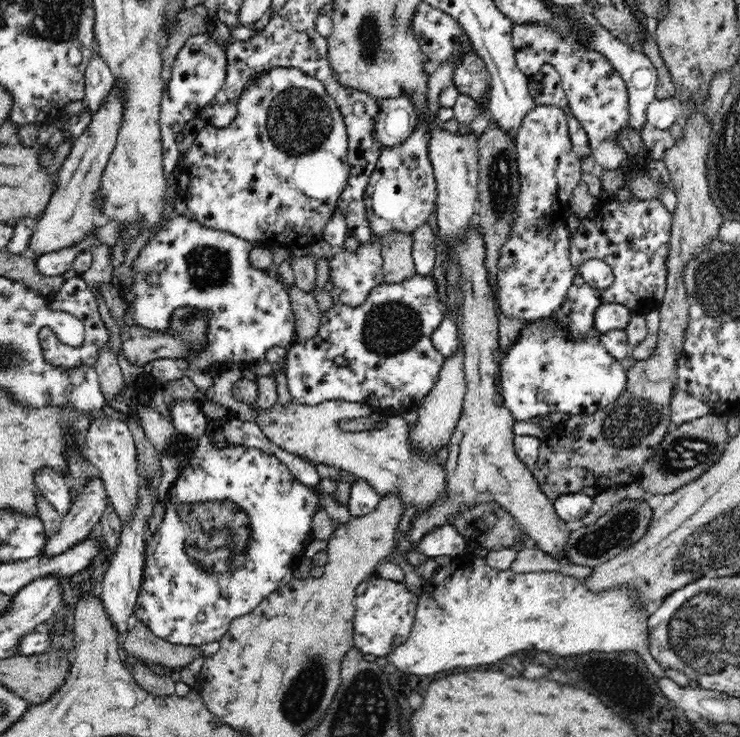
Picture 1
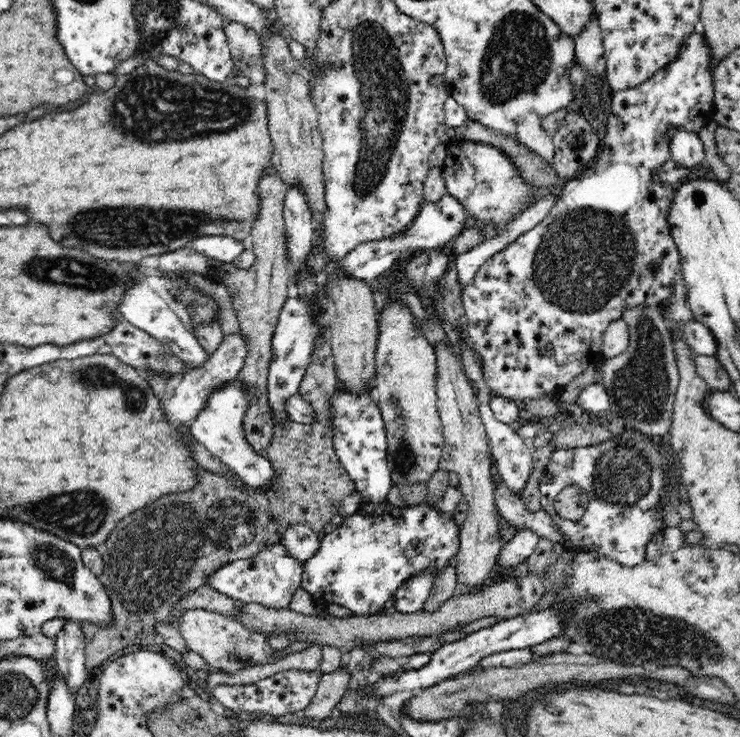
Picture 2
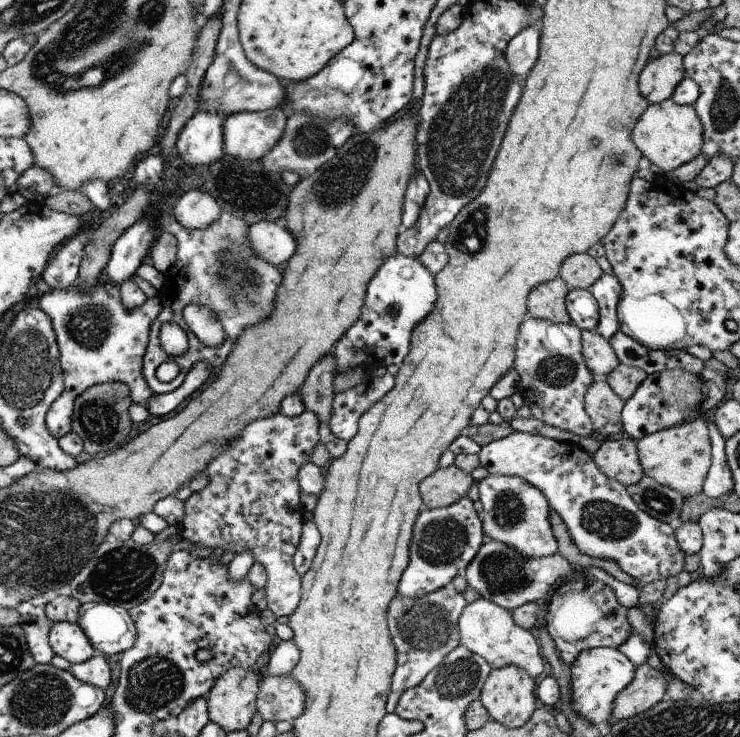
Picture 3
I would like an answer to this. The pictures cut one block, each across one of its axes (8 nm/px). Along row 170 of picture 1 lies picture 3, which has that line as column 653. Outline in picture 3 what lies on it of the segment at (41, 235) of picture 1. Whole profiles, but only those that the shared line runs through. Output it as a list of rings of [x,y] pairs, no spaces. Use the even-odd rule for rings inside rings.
[[[676,52],[661,54],[640,74],[640,92],[648,104],[656,104],[670,99],[674,89],[686,77],[683,56]]]

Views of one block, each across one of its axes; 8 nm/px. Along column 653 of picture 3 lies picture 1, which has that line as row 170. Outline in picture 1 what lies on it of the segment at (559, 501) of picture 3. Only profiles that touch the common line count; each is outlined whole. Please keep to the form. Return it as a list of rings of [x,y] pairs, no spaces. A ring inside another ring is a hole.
[[[538,105],[530,110],[522,119],[522,126],[515,136],[517,144],[517,169],[519,193],[515,202],[515,217],[506,242],[500,247],[495,274],[495,290],[497,290],[497,310],[503,316],[518,318],[525,322],[538,318],[552,317],[565,299],[568,289],[577,274],[572,266],[569,247],[569,232],[566,220],[568,198],[574,188],[580,184],[582,163],[573,151],[566,113],[556,105]]]

